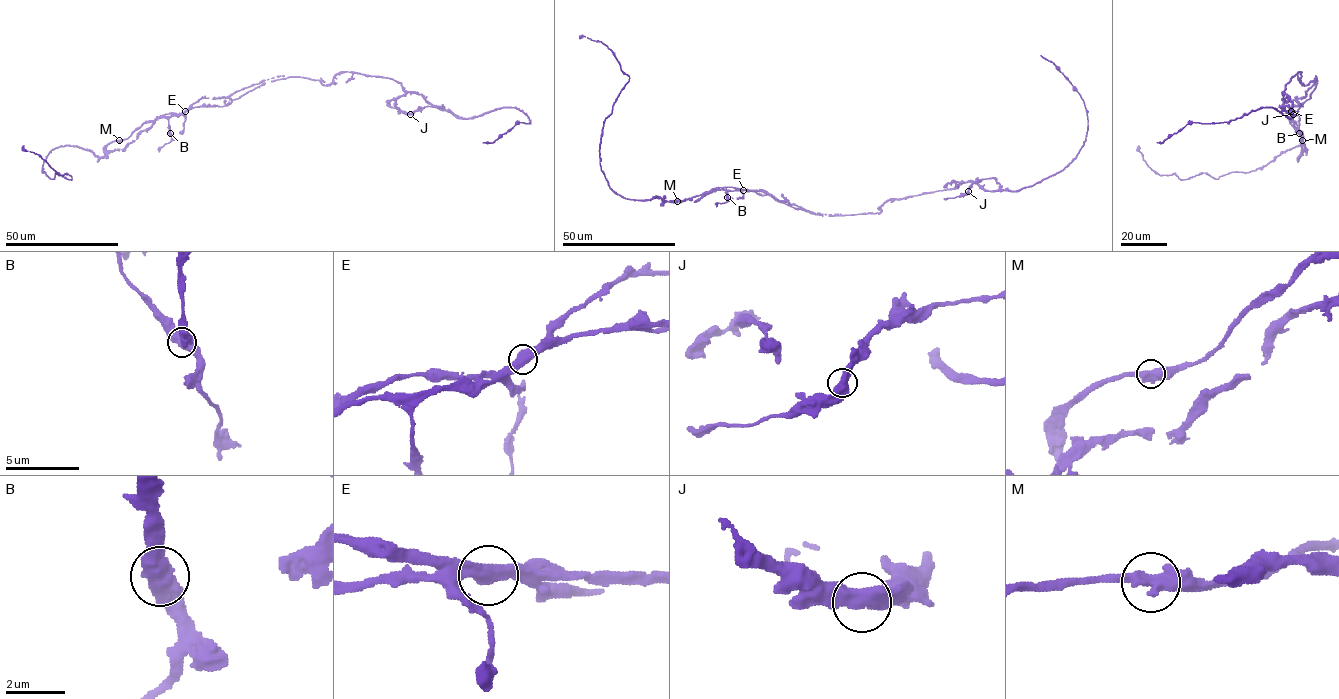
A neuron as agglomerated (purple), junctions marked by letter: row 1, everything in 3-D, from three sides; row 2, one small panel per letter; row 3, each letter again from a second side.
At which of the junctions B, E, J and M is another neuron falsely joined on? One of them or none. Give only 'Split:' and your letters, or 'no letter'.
Split: E

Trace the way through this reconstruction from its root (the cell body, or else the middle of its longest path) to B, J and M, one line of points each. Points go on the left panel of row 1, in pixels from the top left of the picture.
B: (249, 91), (225, 105), (195, 107), (172, 115), (168, 120), (170, 133)
J: (249, 91), (271, 78), (309, 77), (329, 85), (337, 74), (354, 72), (391, 78), (442, 106), (410, 114)
M: (249, 91), (225, 105), (195, 107), (182, 113), (160, 115), (119, 140)

